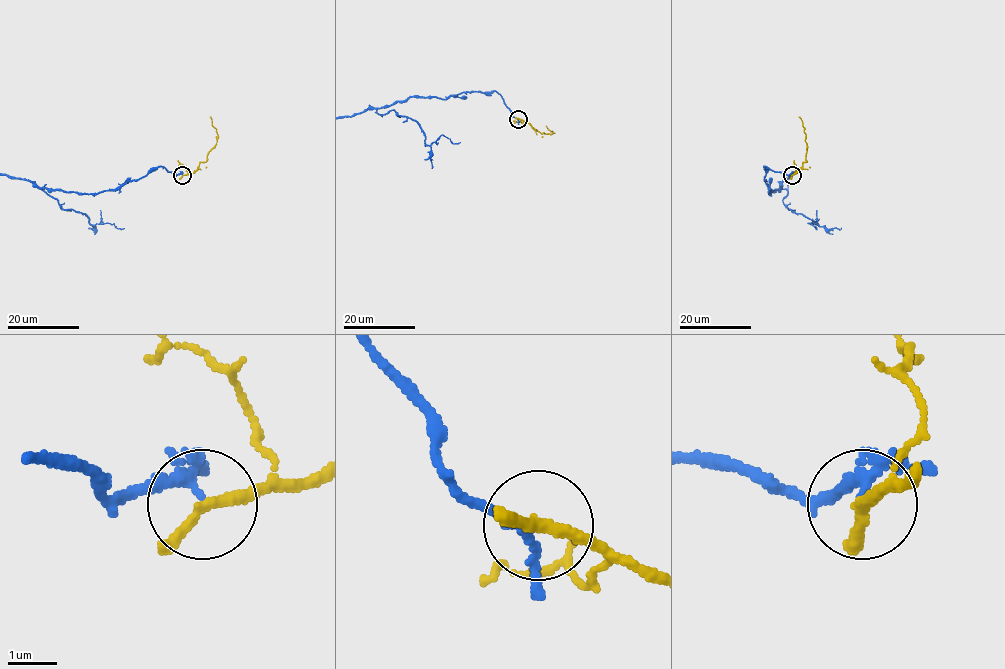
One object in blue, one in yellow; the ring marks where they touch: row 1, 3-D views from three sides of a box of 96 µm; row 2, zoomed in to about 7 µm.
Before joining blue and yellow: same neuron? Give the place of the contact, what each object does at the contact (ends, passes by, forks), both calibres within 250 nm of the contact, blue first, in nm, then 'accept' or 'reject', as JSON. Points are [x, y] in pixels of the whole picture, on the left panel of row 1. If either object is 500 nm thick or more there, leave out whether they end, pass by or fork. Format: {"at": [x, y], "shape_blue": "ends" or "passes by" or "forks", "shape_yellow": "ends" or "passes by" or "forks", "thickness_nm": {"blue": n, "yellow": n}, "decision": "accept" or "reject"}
{"at": [182, 175], "shape_blue": "passes by", "shape_yellow": "passes by", "thickness_nm": {"blue": 180, "yellow": 220}, "decision": "reject"}

